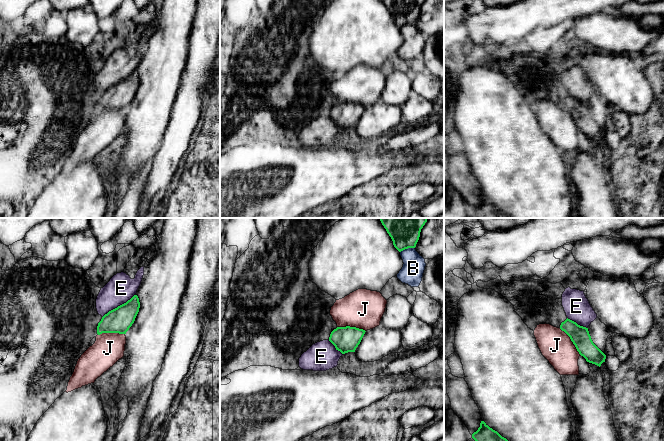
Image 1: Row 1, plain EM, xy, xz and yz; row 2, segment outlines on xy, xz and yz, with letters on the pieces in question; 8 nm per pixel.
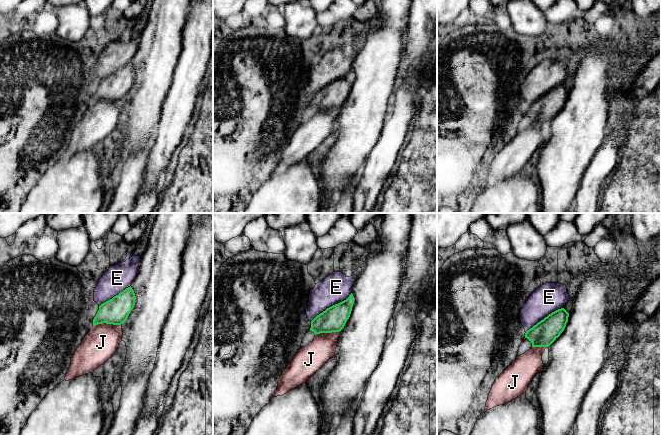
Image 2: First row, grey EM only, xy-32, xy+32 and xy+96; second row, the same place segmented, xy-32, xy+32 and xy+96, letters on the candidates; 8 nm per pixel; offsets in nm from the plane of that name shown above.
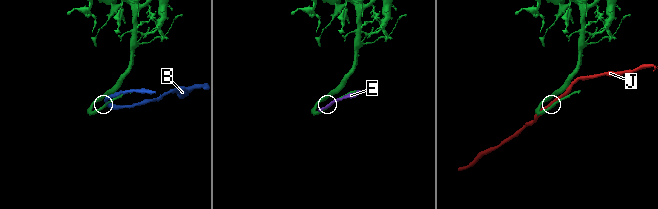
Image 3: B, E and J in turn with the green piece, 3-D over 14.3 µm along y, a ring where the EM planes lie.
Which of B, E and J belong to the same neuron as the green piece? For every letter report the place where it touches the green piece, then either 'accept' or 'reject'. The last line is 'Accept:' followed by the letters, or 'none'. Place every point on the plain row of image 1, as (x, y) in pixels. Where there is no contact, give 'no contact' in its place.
B: meets green in xz at (407, 24); reject
E: meets green in xy at (118, 82); accept
J: meets green in xz at (351, 103); reject
Accept: E

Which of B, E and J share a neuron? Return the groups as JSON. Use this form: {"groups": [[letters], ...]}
{"groups": [["B"], ["E"], ["J"]]}

